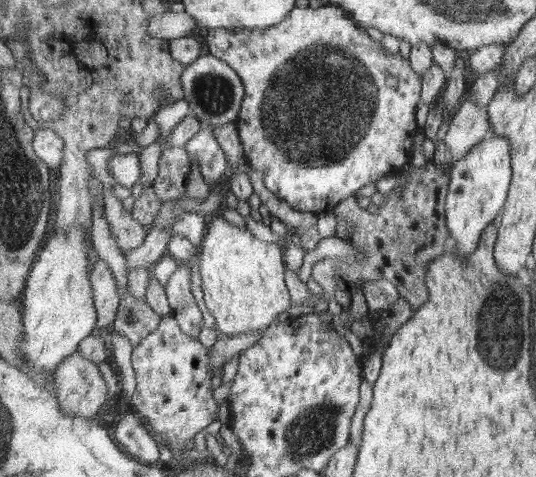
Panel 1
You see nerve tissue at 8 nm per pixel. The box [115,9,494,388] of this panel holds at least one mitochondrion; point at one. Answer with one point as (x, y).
(324, 86)

